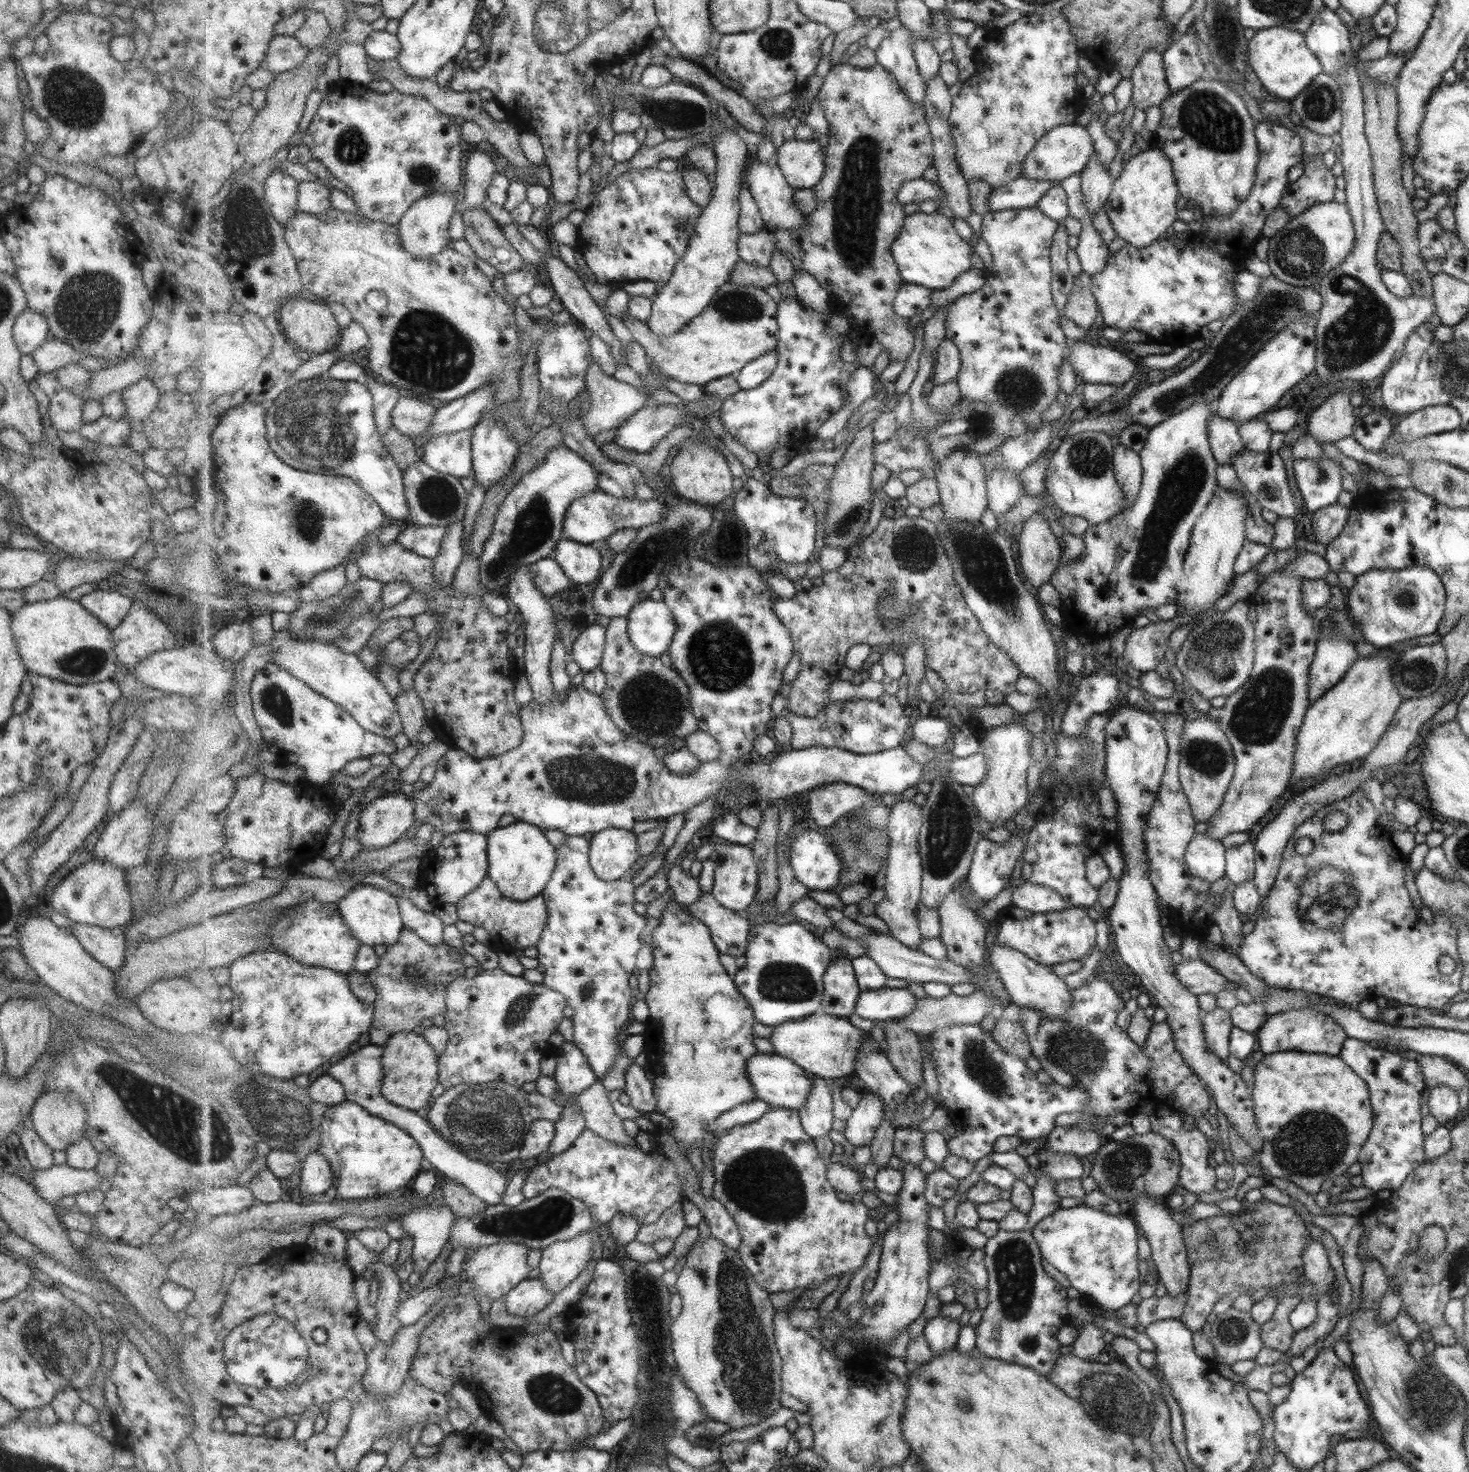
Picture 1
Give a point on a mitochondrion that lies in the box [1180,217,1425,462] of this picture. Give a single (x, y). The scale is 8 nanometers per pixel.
(1364, 330)

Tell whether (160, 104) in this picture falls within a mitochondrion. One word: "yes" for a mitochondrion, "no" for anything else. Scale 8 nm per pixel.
no

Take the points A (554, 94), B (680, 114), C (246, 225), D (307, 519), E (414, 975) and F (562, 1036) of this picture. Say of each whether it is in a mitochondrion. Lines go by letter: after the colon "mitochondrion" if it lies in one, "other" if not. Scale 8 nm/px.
A: other
B: mitochondrion
C: mitochondrion
D: mitochondrion
E: mitochondrion
F: other

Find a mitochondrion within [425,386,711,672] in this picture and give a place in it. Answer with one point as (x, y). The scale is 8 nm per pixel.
(532, 528)

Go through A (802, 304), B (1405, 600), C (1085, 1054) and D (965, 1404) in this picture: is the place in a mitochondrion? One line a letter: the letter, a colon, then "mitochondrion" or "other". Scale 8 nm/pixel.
A: other
B: mitochondrion
C: mitochondrion
D: mitochondrion

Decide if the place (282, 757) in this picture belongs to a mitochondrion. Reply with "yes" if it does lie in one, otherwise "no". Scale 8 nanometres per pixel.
no

